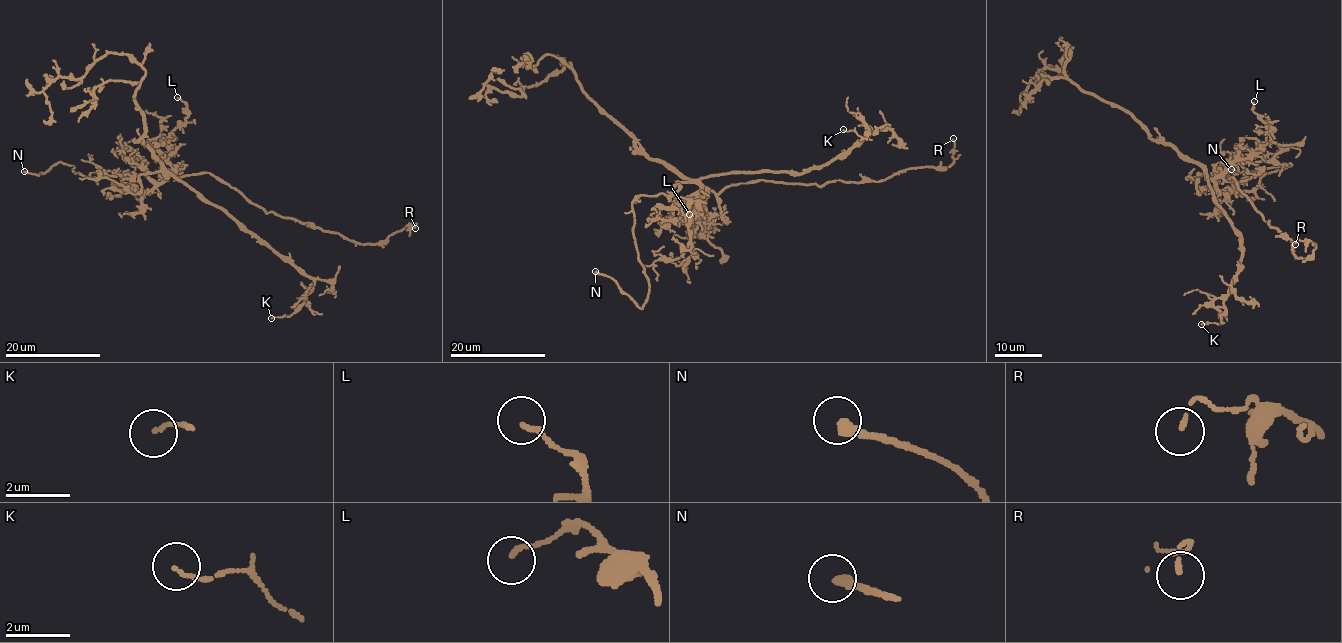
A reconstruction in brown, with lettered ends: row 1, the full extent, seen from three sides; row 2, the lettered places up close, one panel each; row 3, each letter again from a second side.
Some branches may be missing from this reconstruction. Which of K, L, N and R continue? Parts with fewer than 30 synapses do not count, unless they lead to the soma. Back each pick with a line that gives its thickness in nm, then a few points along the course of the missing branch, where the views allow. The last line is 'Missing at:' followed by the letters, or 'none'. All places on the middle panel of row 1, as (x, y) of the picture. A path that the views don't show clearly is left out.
N: Thickness 300 nm. Course of what is missing: (595, 271), (588, 263), (583, 244), (590, 219), (596, 170)
Missing at: N

